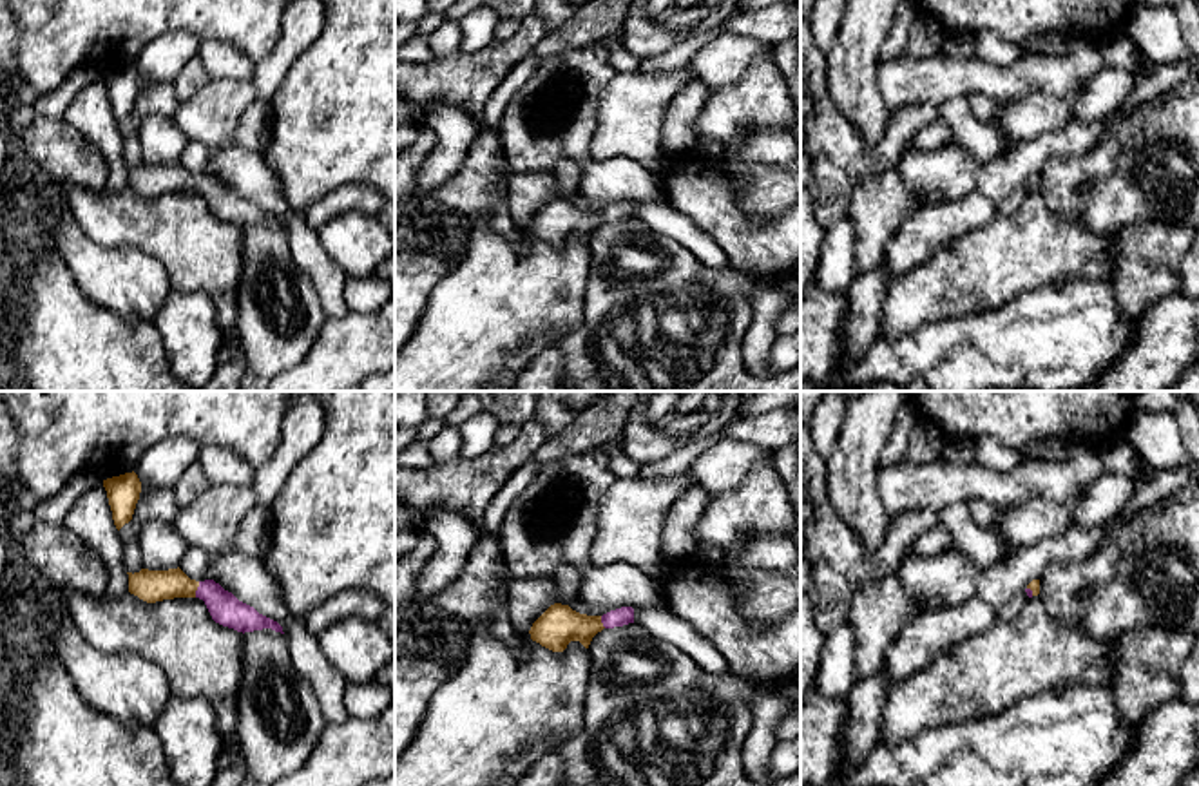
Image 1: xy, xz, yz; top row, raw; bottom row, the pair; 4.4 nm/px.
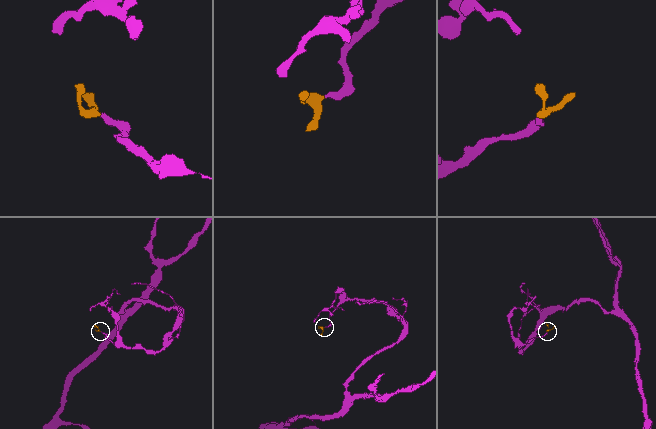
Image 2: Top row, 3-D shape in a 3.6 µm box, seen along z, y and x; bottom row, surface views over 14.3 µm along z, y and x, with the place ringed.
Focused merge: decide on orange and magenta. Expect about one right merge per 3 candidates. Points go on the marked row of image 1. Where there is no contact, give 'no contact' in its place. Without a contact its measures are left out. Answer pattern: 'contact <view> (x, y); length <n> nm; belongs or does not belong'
contact xy (196, 589); length 80 nm; belongs

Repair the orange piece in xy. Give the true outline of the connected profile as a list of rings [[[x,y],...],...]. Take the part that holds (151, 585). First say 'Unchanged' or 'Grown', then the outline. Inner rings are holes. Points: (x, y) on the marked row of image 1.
Grown. [[[179,567],[168,570],[149,570],[129,574],[129,592],[147,603],[174,598],[199,598],[205,601],[212,619],[237,632],[254,632],[272,628],[283,632],[283,627],[259,614],[254,607],[239,601],[232,592],[225,590],[214,580],[190,580]]]

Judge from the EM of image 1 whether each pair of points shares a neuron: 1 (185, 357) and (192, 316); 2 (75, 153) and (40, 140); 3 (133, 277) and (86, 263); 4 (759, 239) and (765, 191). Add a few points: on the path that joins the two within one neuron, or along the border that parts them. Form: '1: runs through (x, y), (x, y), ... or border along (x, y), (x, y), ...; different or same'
1: runs through (191, 346), (191, 326); same
2: runs through (66, 153), (49, 143); same
3: runs through (122, 277), (109, 277), (96, 270); same
4: border along (736, 189), (739, 207), (756, 221), (781, 212); different

